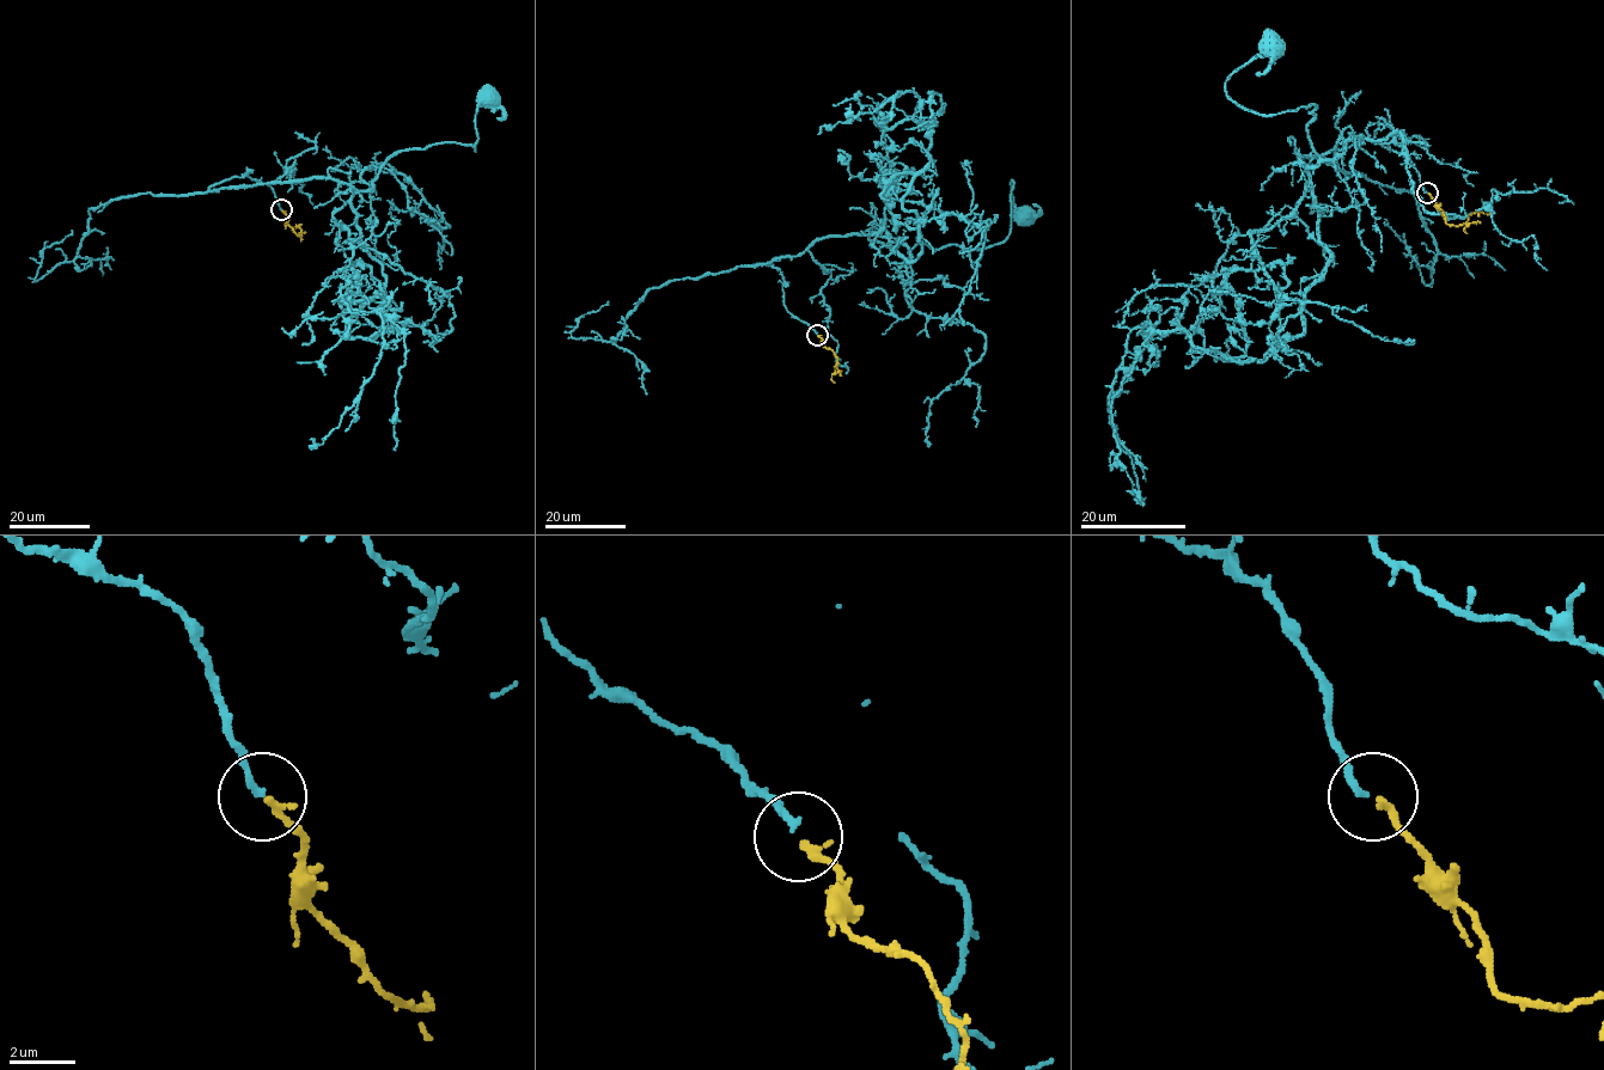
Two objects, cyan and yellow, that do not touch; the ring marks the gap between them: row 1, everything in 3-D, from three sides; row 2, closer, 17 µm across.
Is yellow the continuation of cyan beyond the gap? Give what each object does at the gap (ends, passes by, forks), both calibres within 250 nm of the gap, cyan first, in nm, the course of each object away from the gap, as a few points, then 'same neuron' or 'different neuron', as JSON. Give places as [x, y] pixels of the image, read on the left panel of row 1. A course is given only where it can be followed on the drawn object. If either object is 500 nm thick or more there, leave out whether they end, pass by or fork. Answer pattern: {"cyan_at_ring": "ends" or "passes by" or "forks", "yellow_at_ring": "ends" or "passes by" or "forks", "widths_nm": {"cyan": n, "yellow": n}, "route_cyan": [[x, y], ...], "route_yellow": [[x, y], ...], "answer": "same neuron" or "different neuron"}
{"cyan_at_ring": "ends", "yellow_at_ring": "ends", "widths_nm": {"cyan": 200, "yellow": 240}, "route_cyan": [[280, 211], [246, 167], [209, 188], [334, 178], [369, 191], [401, 151], [475, 151], [476, 104], [492, 96]], "route_yellow": [[281, 211], [298, 236], [302, 234], [296, 226], [299, 225]], "answer": "same neuron"}

